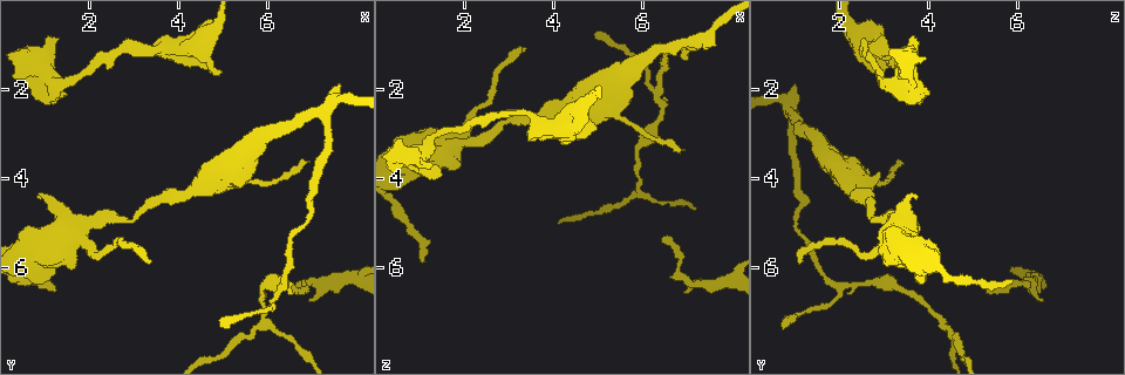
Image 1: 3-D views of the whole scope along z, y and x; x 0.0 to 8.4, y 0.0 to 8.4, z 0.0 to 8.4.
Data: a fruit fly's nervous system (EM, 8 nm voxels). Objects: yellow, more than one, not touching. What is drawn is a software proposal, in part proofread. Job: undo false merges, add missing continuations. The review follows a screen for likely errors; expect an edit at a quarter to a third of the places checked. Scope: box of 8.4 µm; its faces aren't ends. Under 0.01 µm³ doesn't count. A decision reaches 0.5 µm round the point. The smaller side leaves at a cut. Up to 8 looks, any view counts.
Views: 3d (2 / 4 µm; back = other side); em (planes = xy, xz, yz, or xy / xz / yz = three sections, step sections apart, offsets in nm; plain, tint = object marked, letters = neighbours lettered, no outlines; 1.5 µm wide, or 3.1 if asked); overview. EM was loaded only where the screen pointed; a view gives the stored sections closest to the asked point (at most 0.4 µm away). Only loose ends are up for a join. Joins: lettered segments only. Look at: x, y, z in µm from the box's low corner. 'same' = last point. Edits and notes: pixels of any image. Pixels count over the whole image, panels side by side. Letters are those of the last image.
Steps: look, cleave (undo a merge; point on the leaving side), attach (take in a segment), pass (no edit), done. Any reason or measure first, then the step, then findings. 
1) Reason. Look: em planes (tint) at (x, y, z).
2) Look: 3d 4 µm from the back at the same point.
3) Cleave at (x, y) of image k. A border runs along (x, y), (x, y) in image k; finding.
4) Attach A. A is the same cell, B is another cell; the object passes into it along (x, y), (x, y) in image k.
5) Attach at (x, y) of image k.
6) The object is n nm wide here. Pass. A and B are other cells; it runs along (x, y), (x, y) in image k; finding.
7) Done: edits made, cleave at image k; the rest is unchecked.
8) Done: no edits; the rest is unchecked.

Thick turns thin. Look: 3d 4 µm at (6.85, 6.35, 5.80).

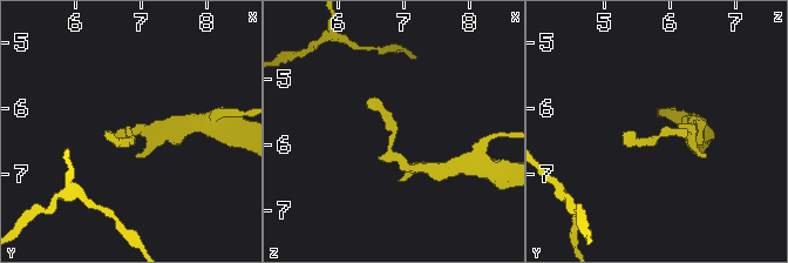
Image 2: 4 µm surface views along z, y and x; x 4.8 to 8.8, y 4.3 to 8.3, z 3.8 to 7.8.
Look: em planes (letters) at (6.85, 6.45, 5.85).

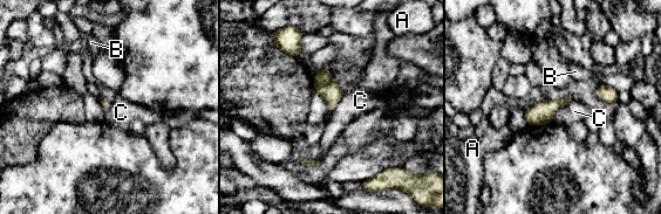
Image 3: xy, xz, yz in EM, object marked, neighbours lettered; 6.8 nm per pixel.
Pass. A, B and C are other cells; a border runs along (573, 99), (560, 105), (551, 121) in image 3; continuous, no second neuron.

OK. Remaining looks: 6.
Sudden change in width. Look: em planes (letters) at (5.85, 6.45, 3.45).

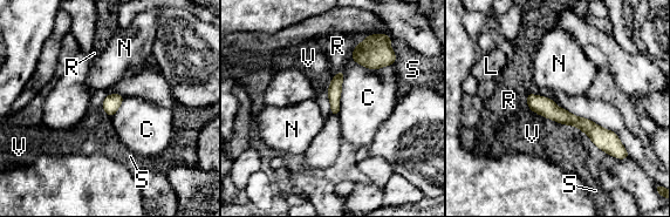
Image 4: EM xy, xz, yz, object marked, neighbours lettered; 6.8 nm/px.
Pass. C, L, N, R, S and V are other cells; a border runs along (342, 68), (340, 113), (337, 116) in image 4; all the same neuron.

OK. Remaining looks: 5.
Sudden change in width. Look: 3d 2 µm at (5.65, 4.10, 2.65).

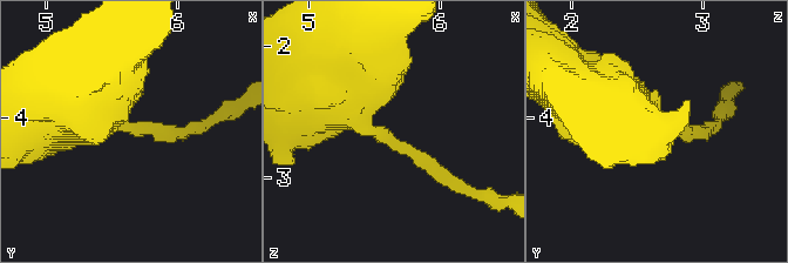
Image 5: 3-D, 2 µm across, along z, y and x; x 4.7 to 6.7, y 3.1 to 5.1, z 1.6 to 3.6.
Now the EM. Look: em planes (tint) at (5.70, 4.06, 2.72).

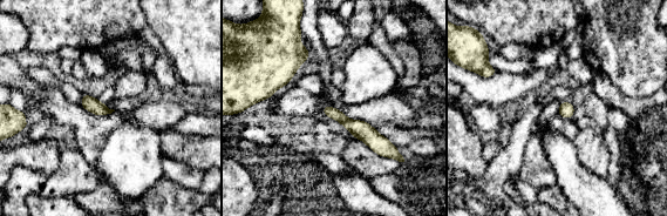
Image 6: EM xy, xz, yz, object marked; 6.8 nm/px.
What lies round it. Look: em planes (letters) at the same point.

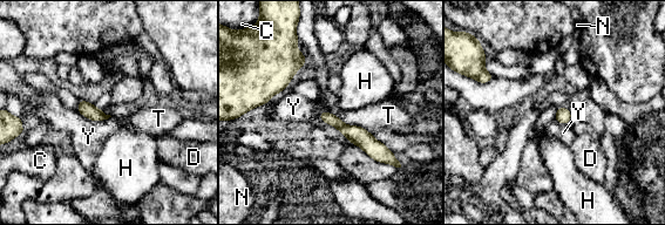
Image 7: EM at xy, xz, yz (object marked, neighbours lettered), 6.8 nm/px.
Pass. C, D, H, N, T and Y are other cells; it runs along (323, 115), (386, 155) in image 7; one neuron here.

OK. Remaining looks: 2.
Done: no edits; the rest is unchecked.

